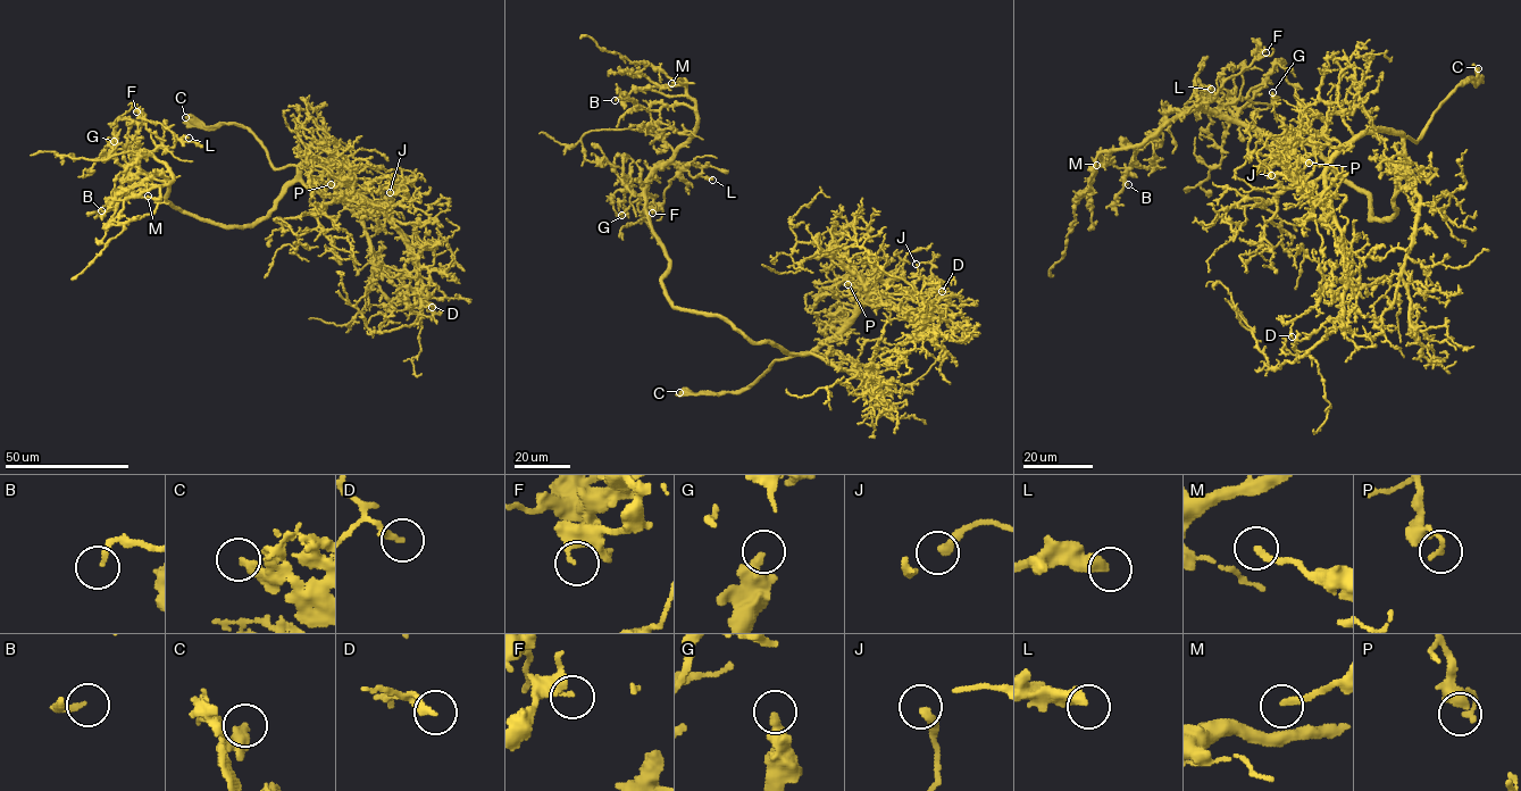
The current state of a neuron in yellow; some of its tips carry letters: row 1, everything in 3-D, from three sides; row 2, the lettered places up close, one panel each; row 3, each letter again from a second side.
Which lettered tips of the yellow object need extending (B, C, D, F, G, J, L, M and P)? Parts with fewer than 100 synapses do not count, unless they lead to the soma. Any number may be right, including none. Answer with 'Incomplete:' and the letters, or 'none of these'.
Incomplete: C

